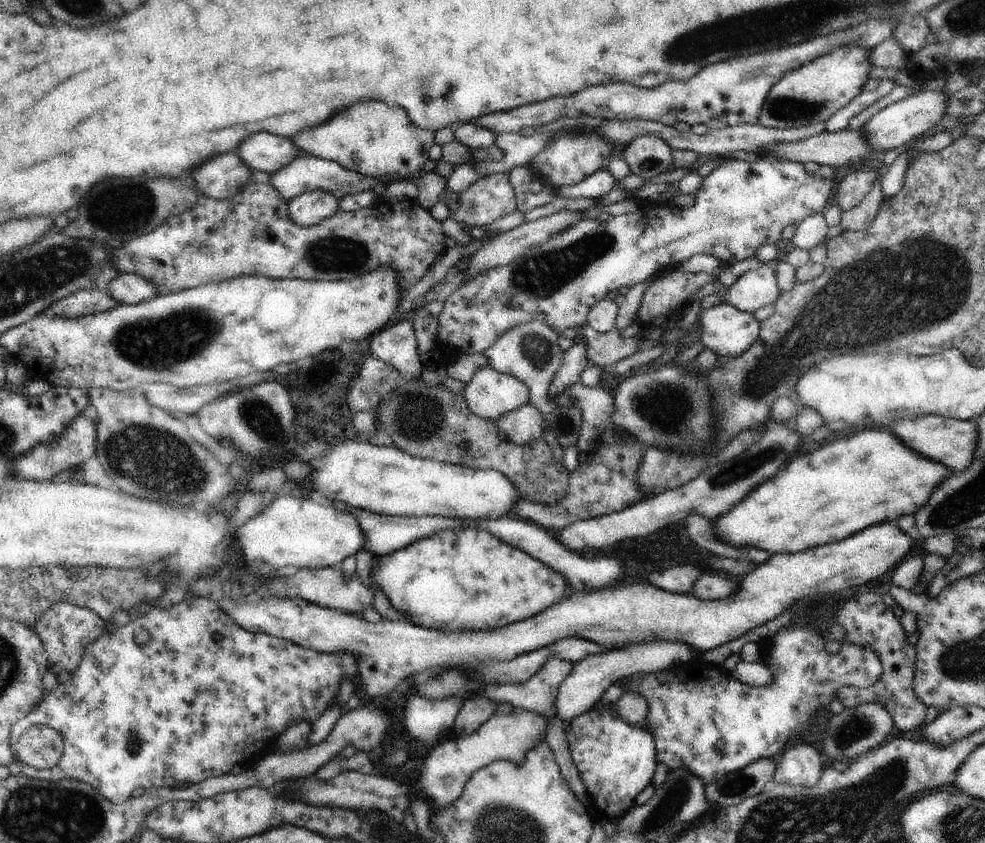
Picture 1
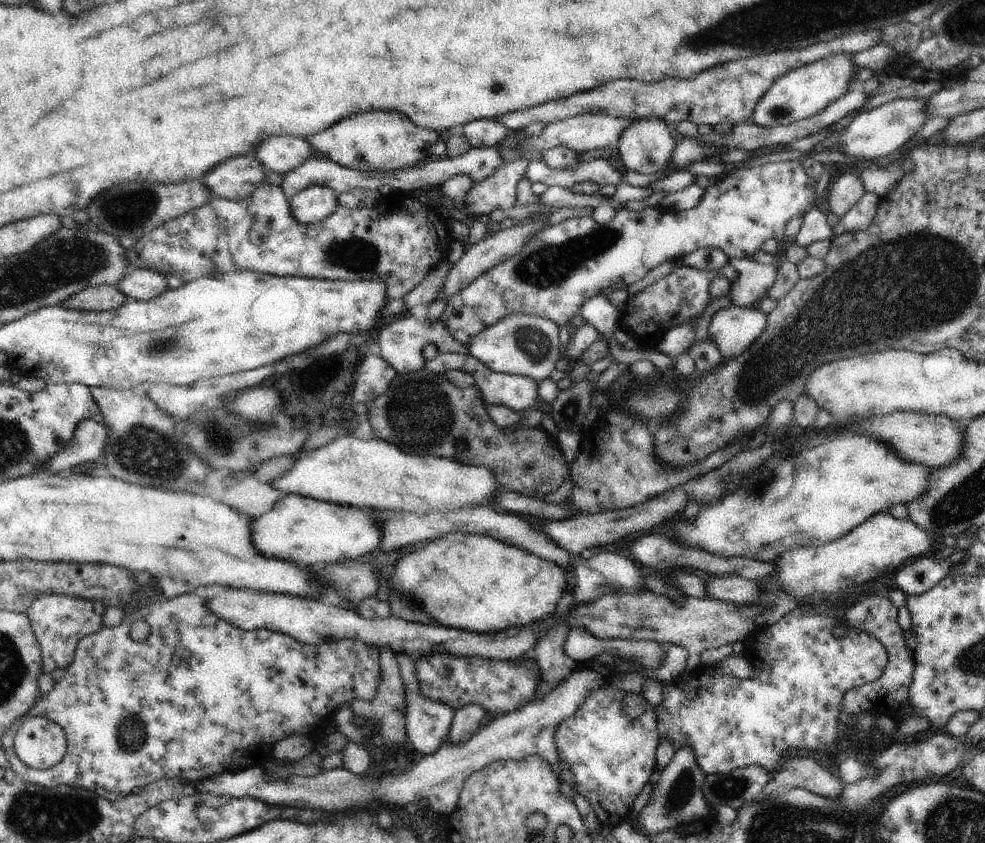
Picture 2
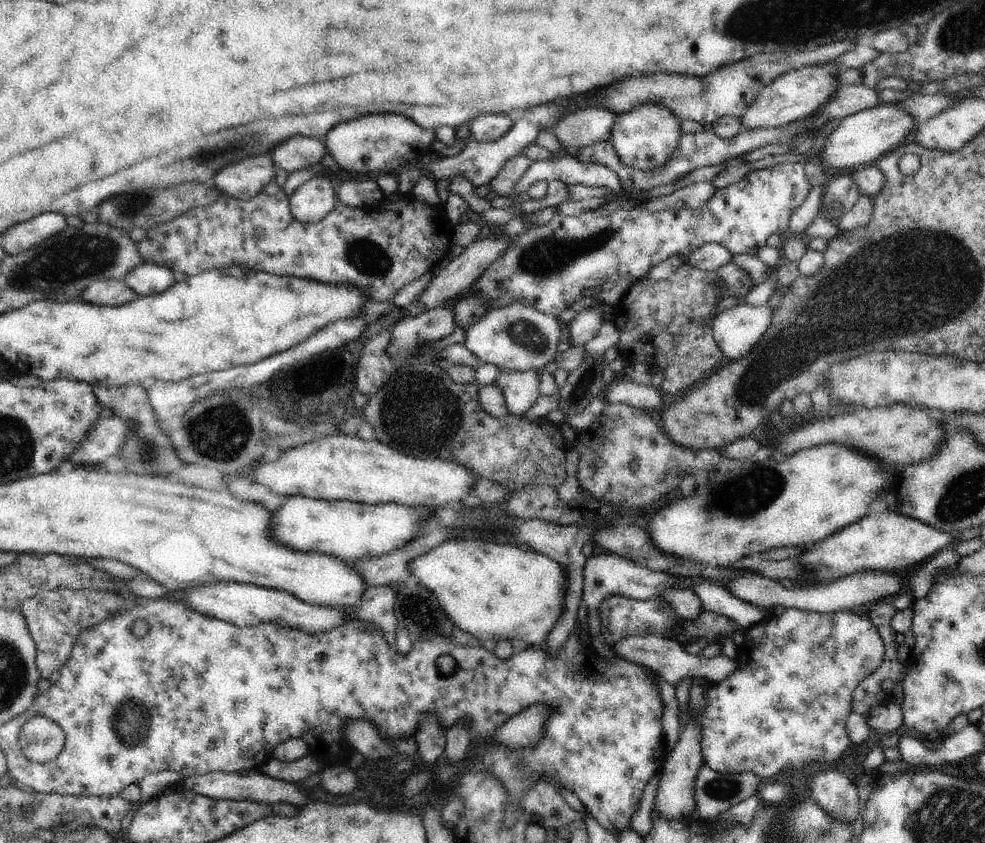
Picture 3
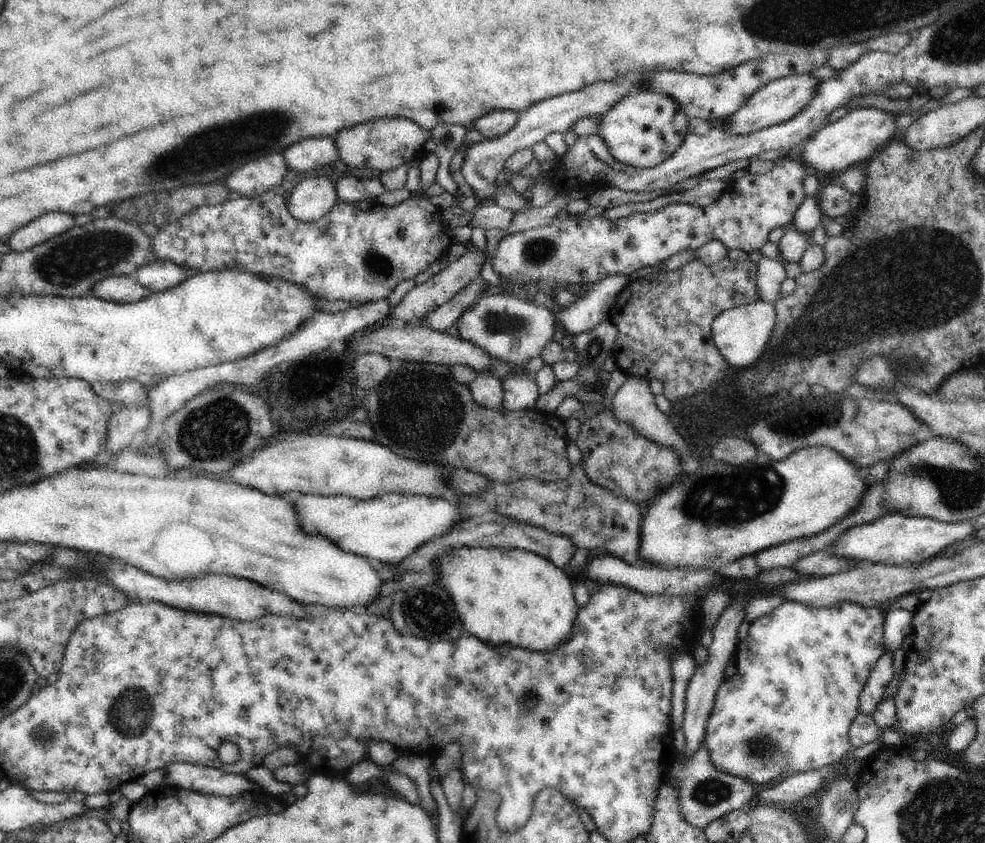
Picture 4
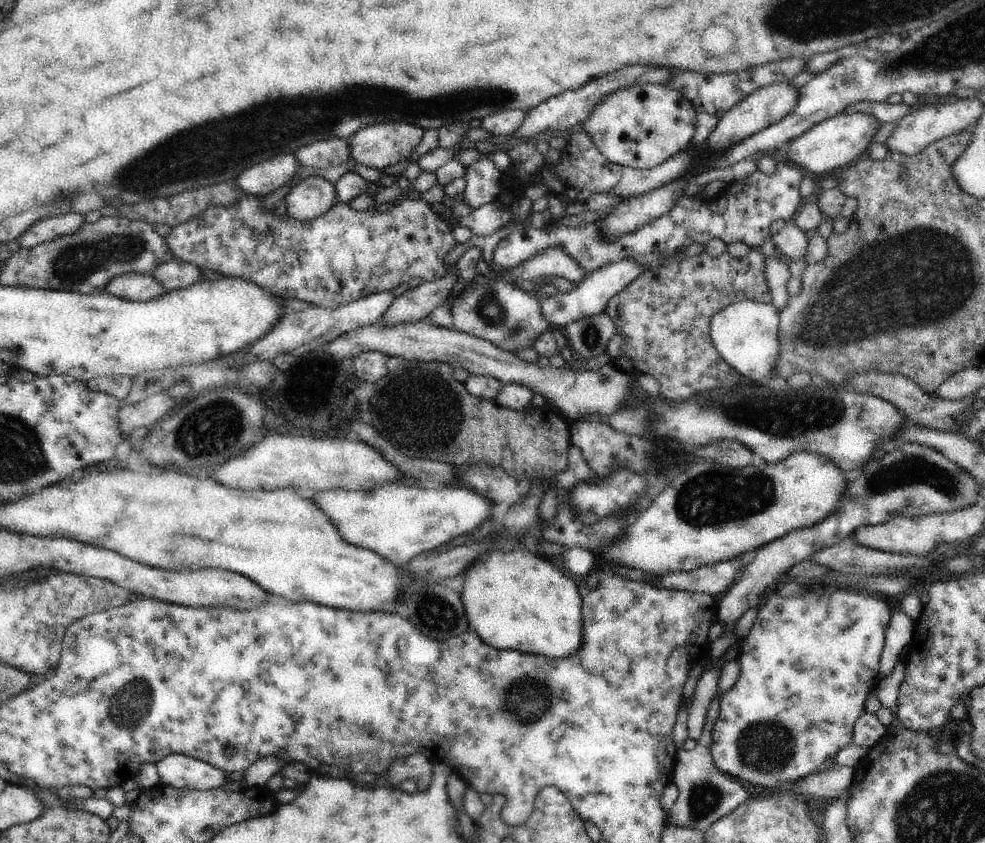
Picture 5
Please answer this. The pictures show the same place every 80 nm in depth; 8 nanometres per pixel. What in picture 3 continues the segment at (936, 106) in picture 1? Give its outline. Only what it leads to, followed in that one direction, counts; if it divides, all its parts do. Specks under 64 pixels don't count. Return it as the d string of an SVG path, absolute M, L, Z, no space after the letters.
M882 103L840 121L836 130L825 138L826 145L818 154L824 167L850 168L876 162L881 156L894 151L900 144L910 141L918 124L898 103L893 105Z

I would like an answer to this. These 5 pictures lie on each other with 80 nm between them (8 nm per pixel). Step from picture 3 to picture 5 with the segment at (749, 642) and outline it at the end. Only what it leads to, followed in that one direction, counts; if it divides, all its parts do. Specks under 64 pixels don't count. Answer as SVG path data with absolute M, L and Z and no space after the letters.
M846 591L835 592L829 597L818 596L812 592L791 598L782 598L777 594L770 597L767 603L758 610L755 625L752 626L748 636L740 640L737 658L740 665L739 679L720 697L718 719L712 726L712 742L710 744L711 757L716 768L723 773L730 774L734 779L750 782L754 786L786 789L786 786L794 784L794 781L798 779L835 766L838 751L853 742L854 725L856 719L863 713L868 693L872 689L876 689L881 680L881 652L885 645L885 630L892 613L885 598Z

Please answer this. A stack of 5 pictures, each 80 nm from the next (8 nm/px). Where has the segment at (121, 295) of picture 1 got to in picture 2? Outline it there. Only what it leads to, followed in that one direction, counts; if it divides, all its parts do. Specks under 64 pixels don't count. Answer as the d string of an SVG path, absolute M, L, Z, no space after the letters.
M132 268L115 284L115 287L128 300L149 301L167 290L165 278L148 269Z

